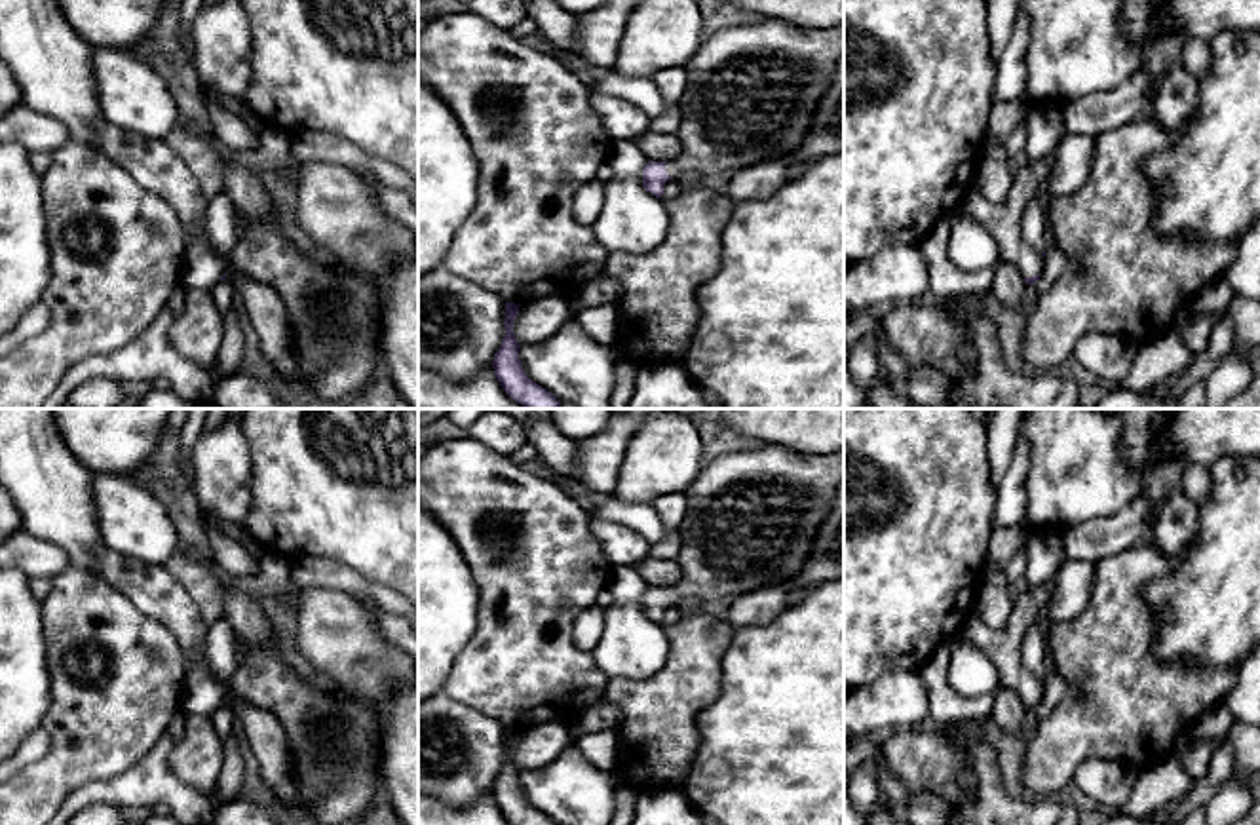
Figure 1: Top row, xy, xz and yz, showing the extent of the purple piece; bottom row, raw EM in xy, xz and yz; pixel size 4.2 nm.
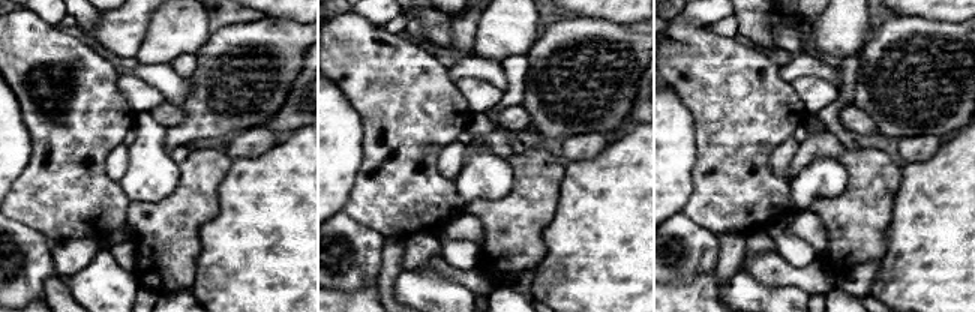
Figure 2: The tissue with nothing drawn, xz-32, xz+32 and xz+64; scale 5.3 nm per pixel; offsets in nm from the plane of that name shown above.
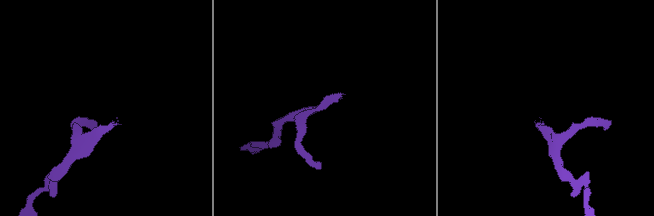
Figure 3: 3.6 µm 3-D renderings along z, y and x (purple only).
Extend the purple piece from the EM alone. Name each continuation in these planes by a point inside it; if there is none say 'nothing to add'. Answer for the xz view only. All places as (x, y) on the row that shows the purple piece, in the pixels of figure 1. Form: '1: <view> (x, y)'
1: xz (751, 95)

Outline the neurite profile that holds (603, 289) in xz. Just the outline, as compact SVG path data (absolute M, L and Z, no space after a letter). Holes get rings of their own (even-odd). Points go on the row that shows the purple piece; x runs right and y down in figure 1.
M602 274L582 287L576 306L602 306L620 302L620 285L610 276Z

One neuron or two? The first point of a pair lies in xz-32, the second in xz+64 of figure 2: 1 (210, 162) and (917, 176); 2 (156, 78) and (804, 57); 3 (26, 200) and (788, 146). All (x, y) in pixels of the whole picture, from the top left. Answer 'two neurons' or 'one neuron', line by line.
1: two neurons
2: one neuron
3: two neurons

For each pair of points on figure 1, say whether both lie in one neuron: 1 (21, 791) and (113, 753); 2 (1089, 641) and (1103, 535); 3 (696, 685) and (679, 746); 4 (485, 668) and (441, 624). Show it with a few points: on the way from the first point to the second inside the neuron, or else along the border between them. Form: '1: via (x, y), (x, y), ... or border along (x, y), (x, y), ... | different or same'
1: via (44, 784), (78, 753), (90, 753) | same
2: border along (1141, 542), (1105, 556), (1097, 563) | different
3: via (681, 700), (679, 730) | same
4: border along (477, 603), (476, 632), (443, 685) | different

